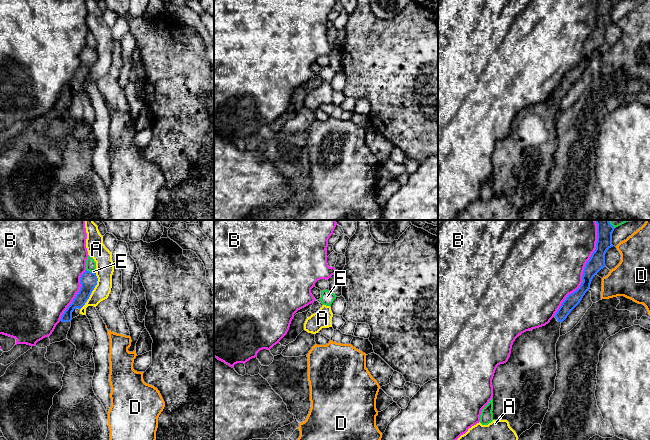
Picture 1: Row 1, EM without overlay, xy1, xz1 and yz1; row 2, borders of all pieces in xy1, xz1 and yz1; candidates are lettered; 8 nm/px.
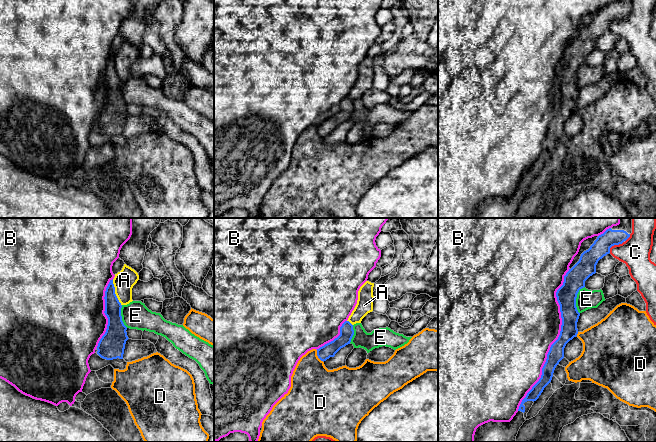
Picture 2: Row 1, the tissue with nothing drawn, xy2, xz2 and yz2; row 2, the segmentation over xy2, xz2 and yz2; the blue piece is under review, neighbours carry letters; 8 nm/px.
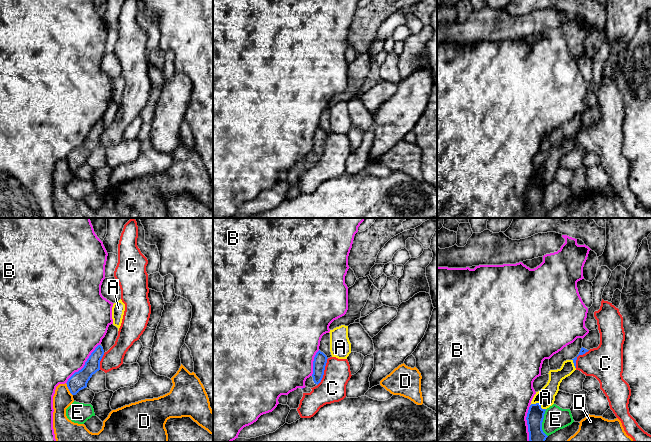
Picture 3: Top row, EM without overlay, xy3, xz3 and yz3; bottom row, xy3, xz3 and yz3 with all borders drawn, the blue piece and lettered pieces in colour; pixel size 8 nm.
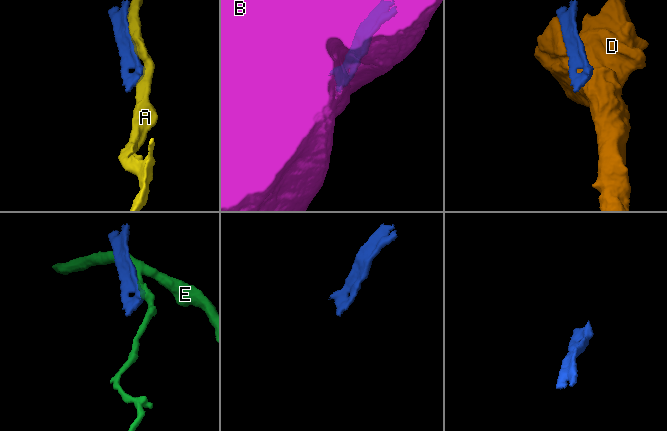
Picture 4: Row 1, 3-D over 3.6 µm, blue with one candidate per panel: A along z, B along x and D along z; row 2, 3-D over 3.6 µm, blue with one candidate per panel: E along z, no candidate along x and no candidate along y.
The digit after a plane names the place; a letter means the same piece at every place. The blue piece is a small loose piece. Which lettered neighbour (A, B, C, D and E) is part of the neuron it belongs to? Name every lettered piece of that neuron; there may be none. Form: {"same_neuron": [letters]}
{"same_neuron": []}

